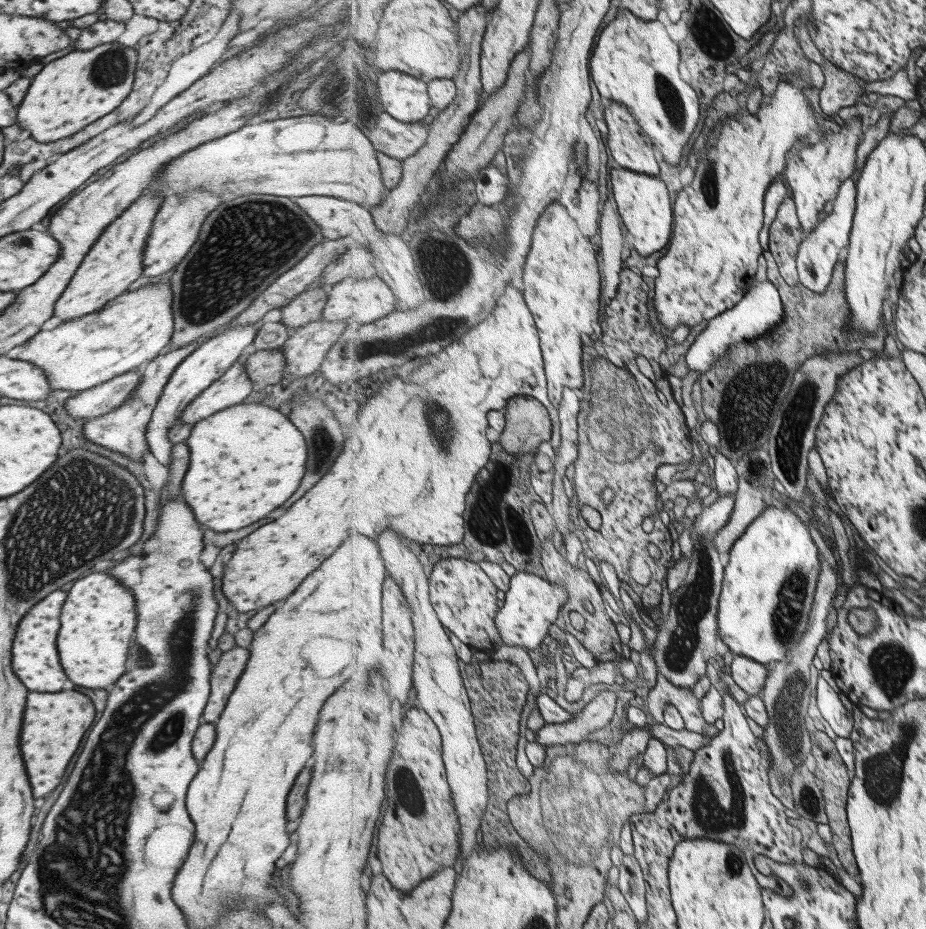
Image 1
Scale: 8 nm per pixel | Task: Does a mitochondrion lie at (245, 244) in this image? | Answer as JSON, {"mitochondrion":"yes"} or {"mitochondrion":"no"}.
{"mitochondrion":"yes"}

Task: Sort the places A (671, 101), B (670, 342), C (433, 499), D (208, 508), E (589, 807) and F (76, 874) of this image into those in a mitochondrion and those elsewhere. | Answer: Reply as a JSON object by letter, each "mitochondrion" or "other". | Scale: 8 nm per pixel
{"A":"mitochondrion","B":"other","C":"other","D":"other","E":"mitochondrion","F":"mitochondrion"}

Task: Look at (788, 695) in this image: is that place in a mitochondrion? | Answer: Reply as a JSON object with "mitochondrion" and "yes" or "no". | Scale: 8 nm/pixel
{"mitochondrion":"yes"}

